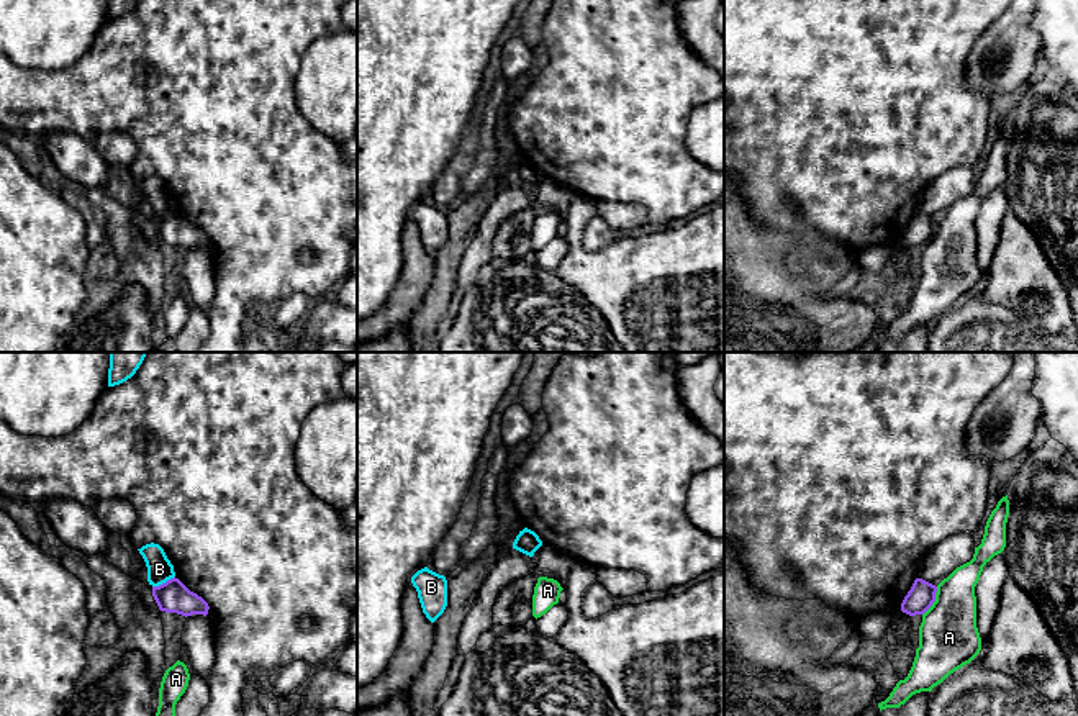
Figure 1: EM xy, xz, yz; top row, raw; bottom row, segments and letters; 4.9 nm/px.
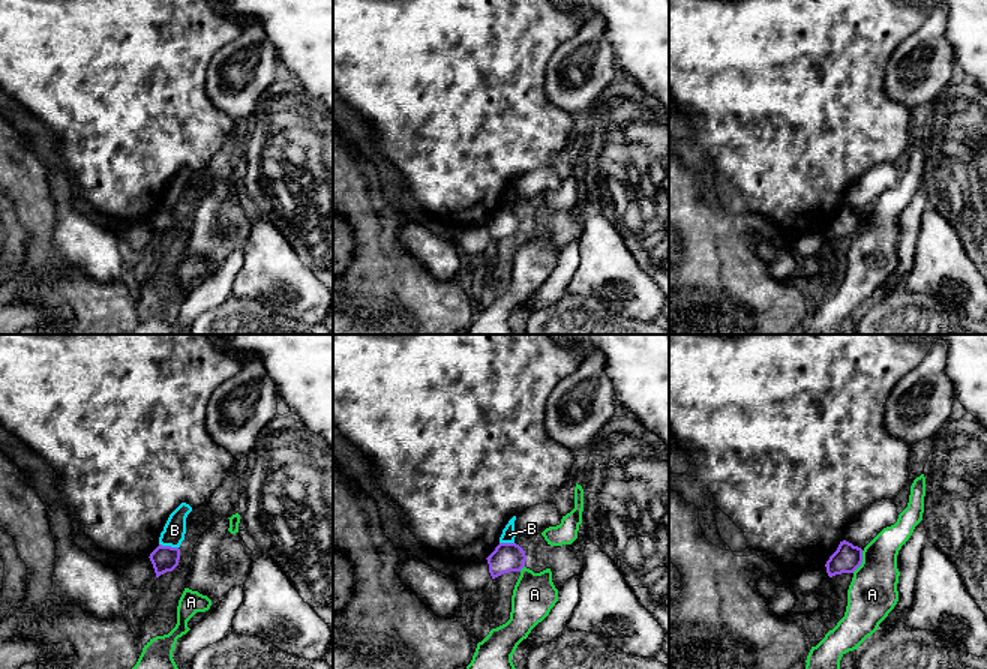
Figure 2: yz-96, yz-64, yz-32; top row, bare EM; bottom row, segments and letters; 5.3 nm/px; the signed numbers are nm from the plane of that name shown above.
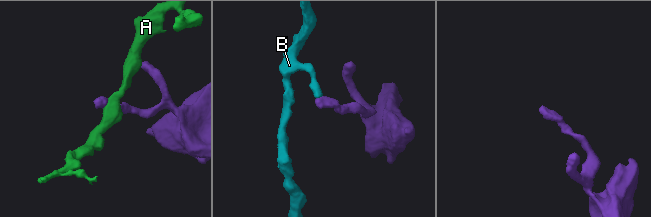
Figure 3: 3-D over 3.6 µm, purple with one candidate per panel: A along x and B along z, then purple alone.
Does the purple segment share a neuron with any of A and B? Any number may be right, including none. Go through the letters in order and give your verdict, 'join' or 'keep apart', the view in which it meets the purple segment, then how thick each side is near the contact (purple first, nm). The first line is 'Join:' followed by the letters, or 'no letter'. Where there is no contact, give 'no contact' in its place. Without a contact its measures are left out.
Join: no letter
A: keep apart | yz | 140/300 nm
B: keep apart | xy | 160/130 nm

